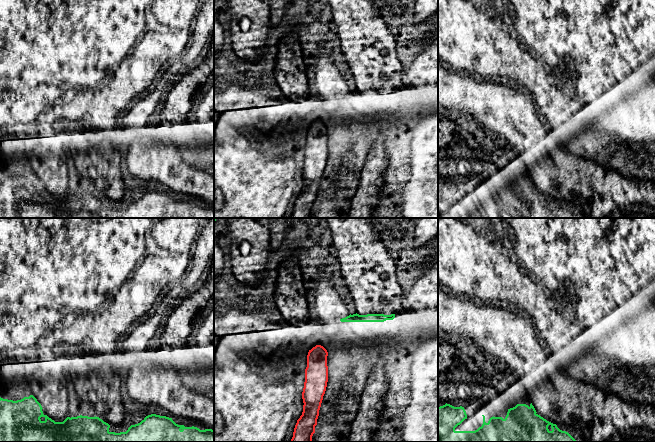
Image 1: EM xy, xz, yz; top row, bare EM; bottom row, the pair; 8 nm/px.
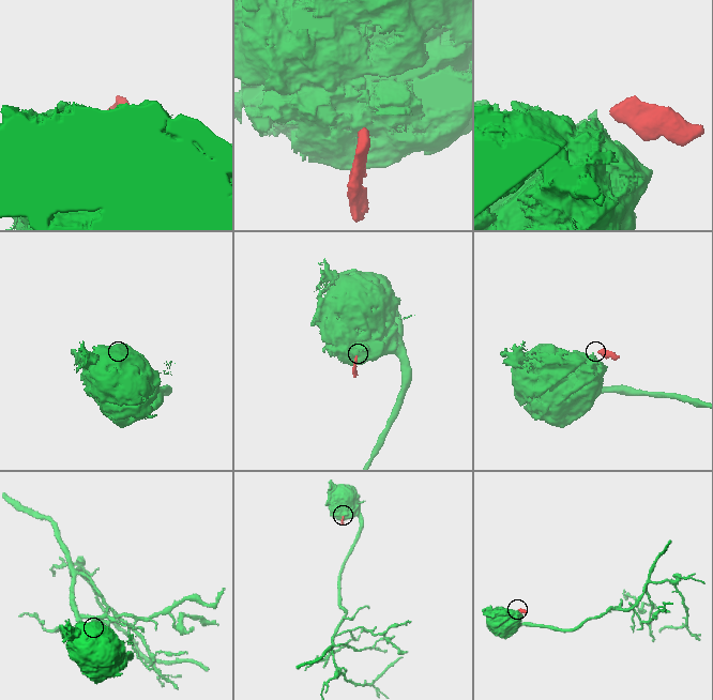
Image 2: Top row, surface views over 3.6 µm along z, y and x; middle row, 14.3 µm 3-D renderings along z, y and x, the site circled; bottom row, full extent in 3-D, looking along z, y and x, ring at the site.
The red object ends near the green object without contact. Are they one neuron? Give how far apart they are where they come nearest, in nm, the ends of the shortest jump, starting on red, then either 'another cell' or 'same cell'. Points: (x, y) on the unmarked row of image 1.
260 nm | xz (322, 122), (341, 97) | another cell

